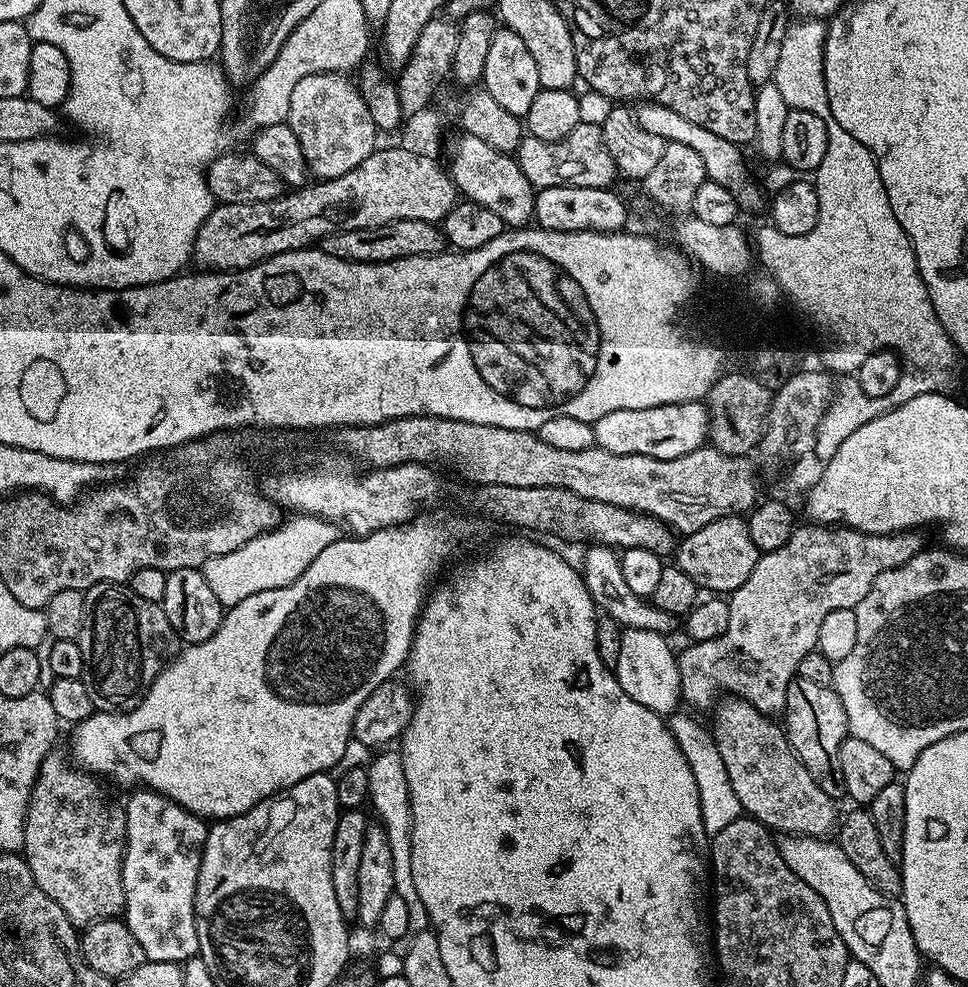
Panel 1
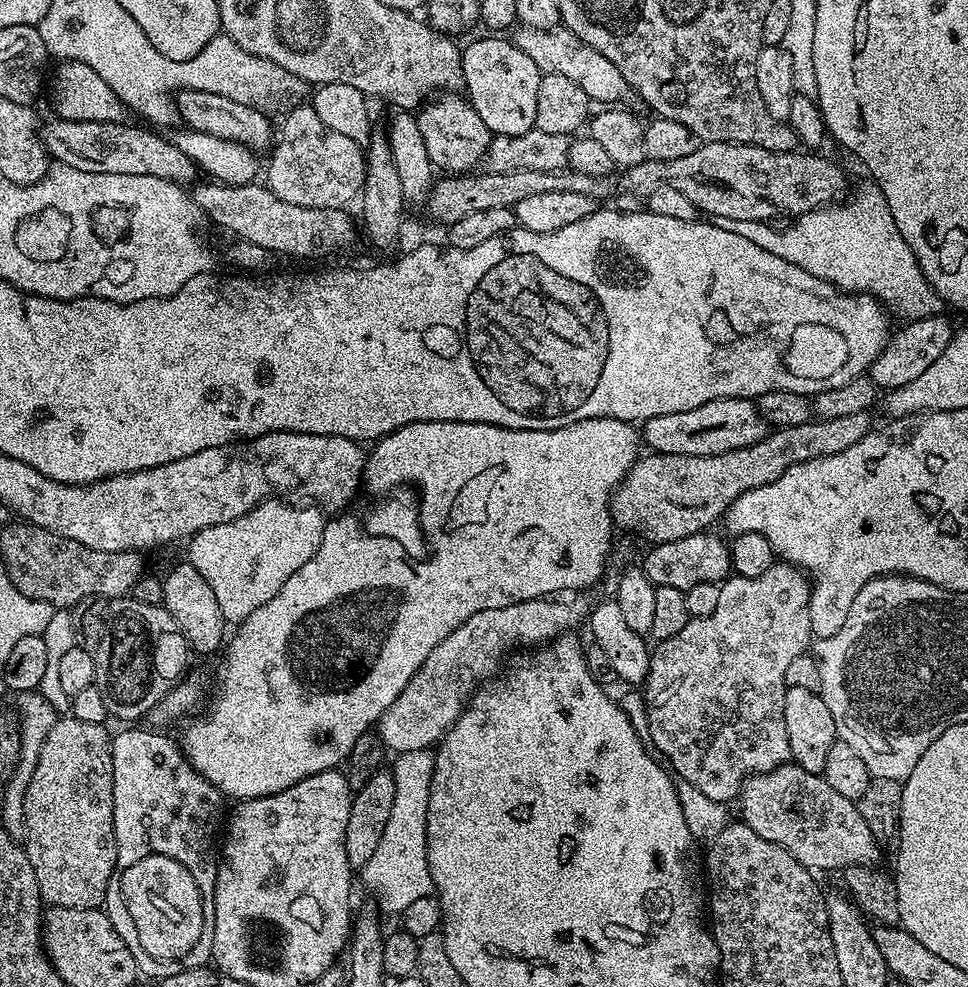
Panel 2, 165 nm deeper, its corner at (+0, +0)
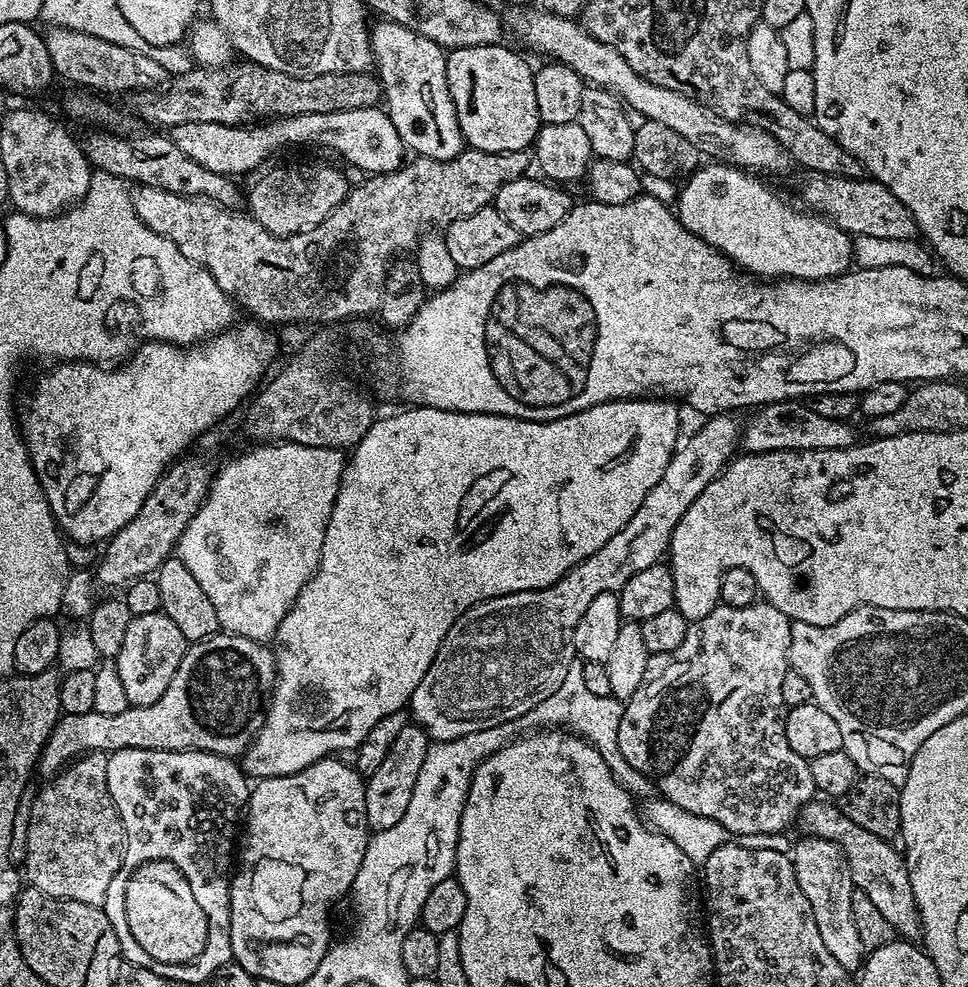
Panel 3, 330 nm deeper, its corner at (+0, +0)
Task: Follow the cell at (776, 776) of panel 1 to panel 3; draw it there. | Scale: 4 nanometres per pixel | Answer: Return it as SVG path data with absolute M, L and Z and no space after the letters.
M813 798L800 811L798 828L801 828L804 836L826 838L842 850L850 866L854 887L862 890L862 894L866 894L866 898L874 902L874 907L884 915L886 922L890 922L897 937L913 942L923 937L918 904L914 902L914 890L910 886L908 864L895 843L878 838L878 834L870 834L870 830L862 830L862 826L850 822L850 818L843 816L835 803L824 798Z

